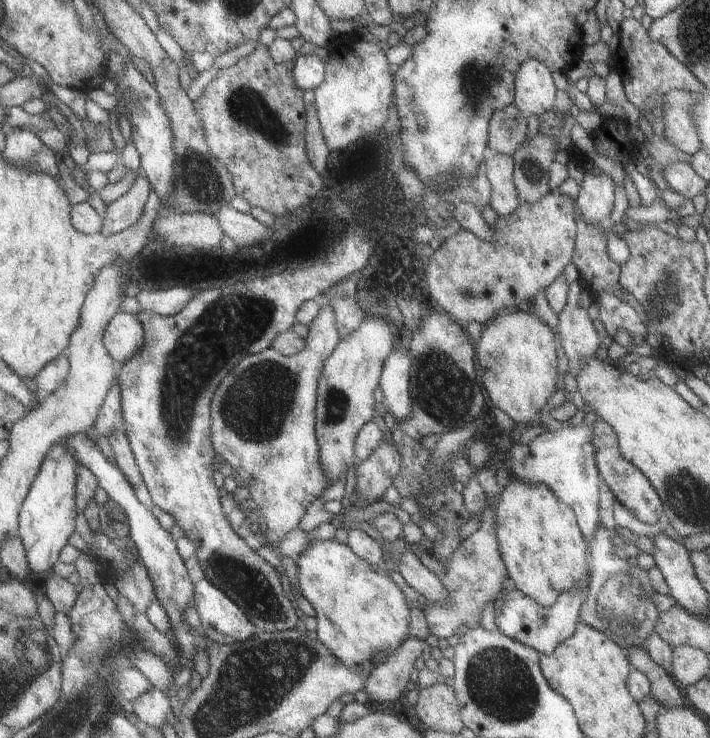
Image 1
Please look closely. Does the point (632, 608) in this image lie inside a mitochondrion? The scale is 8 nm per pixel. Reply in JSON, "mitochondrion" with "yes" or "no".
{"mitochondrion":"yes"}

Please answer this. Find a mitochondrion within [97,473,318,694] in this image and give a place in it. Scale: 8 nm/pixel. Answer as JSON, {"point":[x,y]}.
{"point":[249,586]}

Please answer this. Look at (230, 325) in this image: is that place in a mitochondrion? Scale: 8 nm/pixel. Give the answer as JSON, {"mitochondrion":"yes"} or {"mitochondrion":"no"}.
{"mitochondrion":"yes"}

